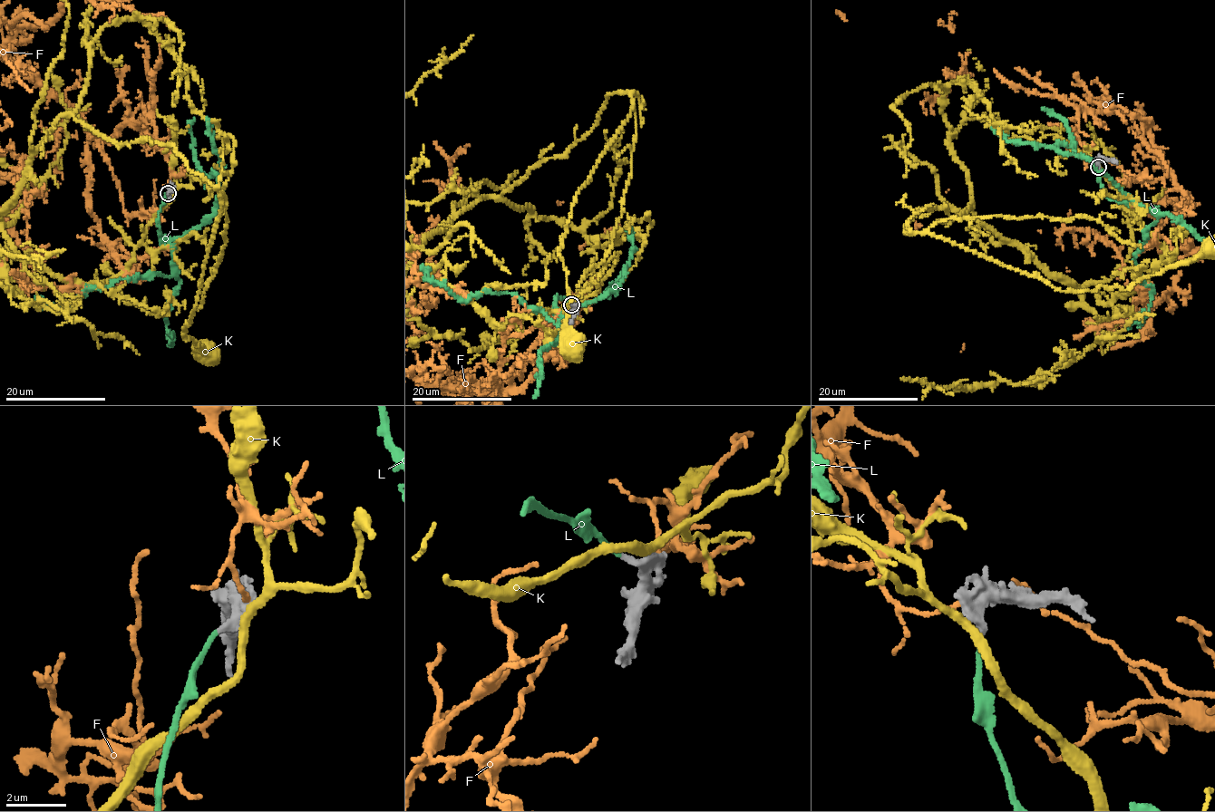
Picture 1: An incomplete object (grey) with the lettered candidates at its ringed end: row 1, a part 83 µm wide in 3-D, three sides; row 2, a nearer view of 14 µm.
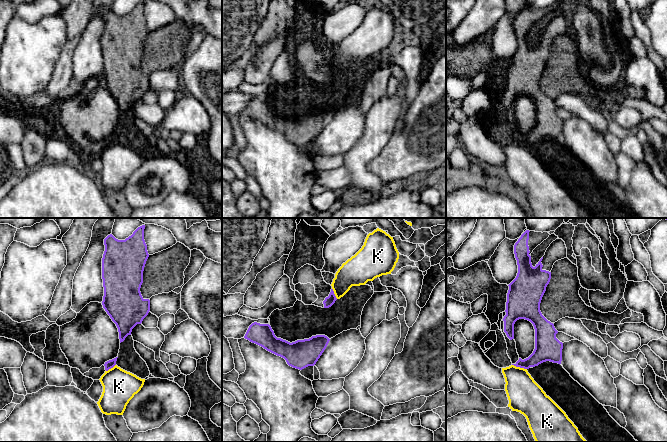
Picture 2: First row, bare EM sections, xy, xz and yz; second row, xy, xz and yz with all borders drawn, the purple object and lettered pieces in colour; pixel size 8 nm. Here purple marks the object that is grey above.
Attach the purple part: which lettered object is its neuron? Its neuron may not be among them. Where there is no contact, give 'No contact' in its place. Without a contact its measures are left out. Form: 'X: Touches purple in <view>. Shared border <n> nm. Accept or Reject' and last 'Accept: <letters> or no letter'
F: No contact. Reject
K: Touches purple in yz. Shared border 130 nm. Reject
L: No contact. Accept
Accept: L

